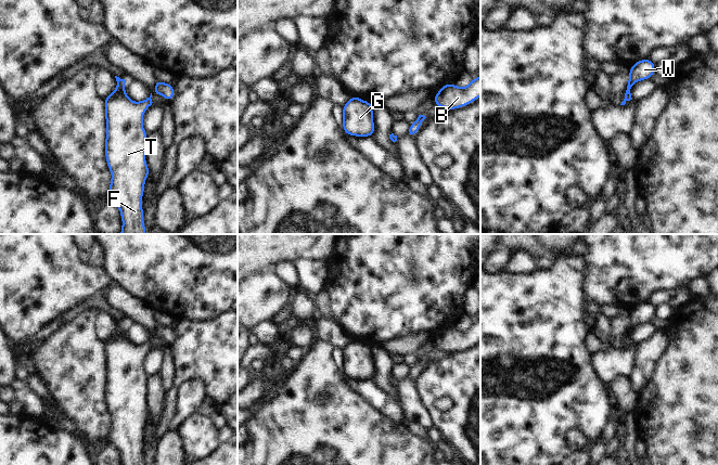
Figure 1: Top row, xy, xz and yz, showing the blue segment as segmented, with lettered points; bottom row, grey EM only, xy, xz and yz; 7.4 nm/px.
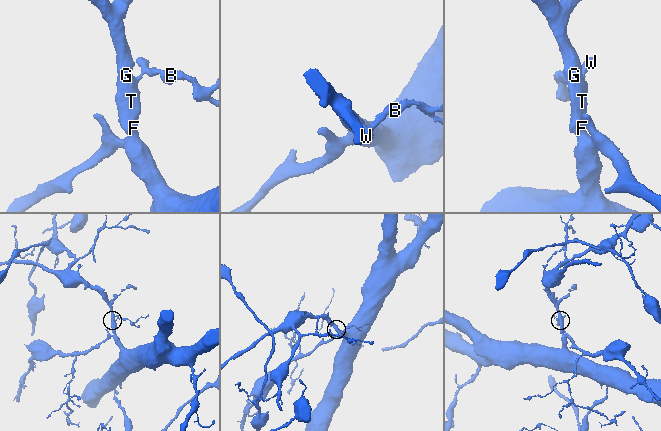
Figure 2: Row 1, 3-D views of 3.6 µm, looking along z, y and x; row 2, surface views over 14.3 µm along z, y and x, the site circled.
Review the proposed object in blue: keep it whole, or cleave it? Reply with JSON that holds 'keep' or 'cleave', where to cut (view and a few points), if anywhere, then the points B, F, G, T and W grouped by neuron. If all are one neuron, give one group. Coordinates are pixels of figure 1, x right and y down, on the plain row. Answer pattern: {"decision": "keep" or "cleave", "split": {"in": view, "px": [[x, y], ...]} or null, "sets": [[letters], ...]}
{"decision": "keep", "split": null, "sets": [["B", "F", "G", "T", "W"]]}

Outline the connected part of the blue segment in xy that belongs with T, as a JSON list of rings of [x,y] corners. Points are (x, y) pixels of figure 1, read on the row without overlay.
[[[115,319],[116,324],[117,324],[117,328],[115,331],[115,333],[107,339],[104,340],[105,344],[105,365],[106,365],[106,378],[105,378],[105,402],[106,402],[106,406],[107,406],[107,411],[110,412],[111,416],[112,416],[112,422],[110,424],[110,432],[107,435],[107,442],[110,444],[113,444],[120,454],[120,461],[123,465],[144,465],[143,464],[143,449],[142,449],[142,440],[143,440],[143,436],[144,436],[144,429],[145,429],[145,424],[148,418],[150,417],[150,412],[148,410],[148,405],[145,403],[145,395],[146,395],[146,383],[148,383],[148,376],[145,375],[144,371],[143,371],[143,358],[145,356],[145,353],[152,348],[152,337],[161,337],[163,340],[165,340],[168,345],[170,345],[175,338],[175,332],[172,330],[171,326],[165,326],[158,322],[156,322],[155,325],[155,331],[153,333],[153,335],[151,336],[151,338],[140,345],[134,345],[132,344],[127,337],[126,337],[126,331],[124,330],[124,327],[126,326],[125,322],[120,322],[119,320]]]

